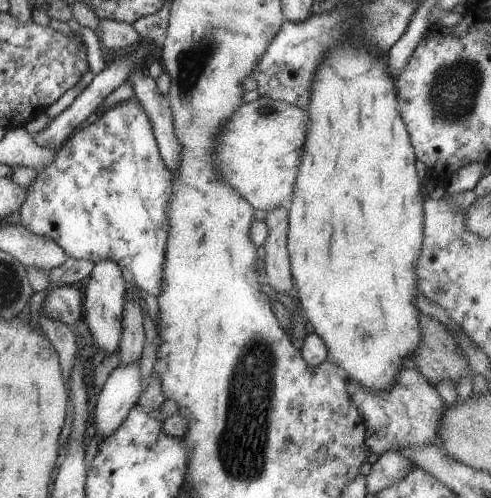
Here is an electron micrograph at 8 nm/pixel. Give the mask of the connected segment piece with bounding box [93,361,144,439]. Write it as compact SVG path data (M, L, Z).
M139 361L128 366L120 365L110 374L106 383L102 386L100 394L93 399L93 403L96 405L93 415L96 421L96 433L100 433L102 439L110 436L124 420L127 420L130 410L137 405L140 396L143 394L142 386L144 386L144 382L142 381Z

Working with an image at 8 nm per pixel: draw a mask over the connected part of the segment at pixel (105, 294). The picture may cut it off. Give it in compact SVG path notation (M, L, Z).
M109 259L96 263L88 277L90 280L88 280L88 286L84 292L86 298L82 302L82 311L92 334L94 350L102 348L107 356L119 350L127 284L118 264Z

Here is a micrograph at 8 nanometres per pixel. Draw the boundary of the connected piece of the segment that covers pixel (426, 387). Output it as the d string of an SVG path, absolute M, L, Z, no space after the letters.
M401 368L390 389L374 391L360 384L350 384L346 380L349 398L368 429L370 438L366 438L366 447L379 456L396 451L407 445L438 444L439 429L443 424L443 413L448 408L439 396L435 386L420 375L418 369Z

